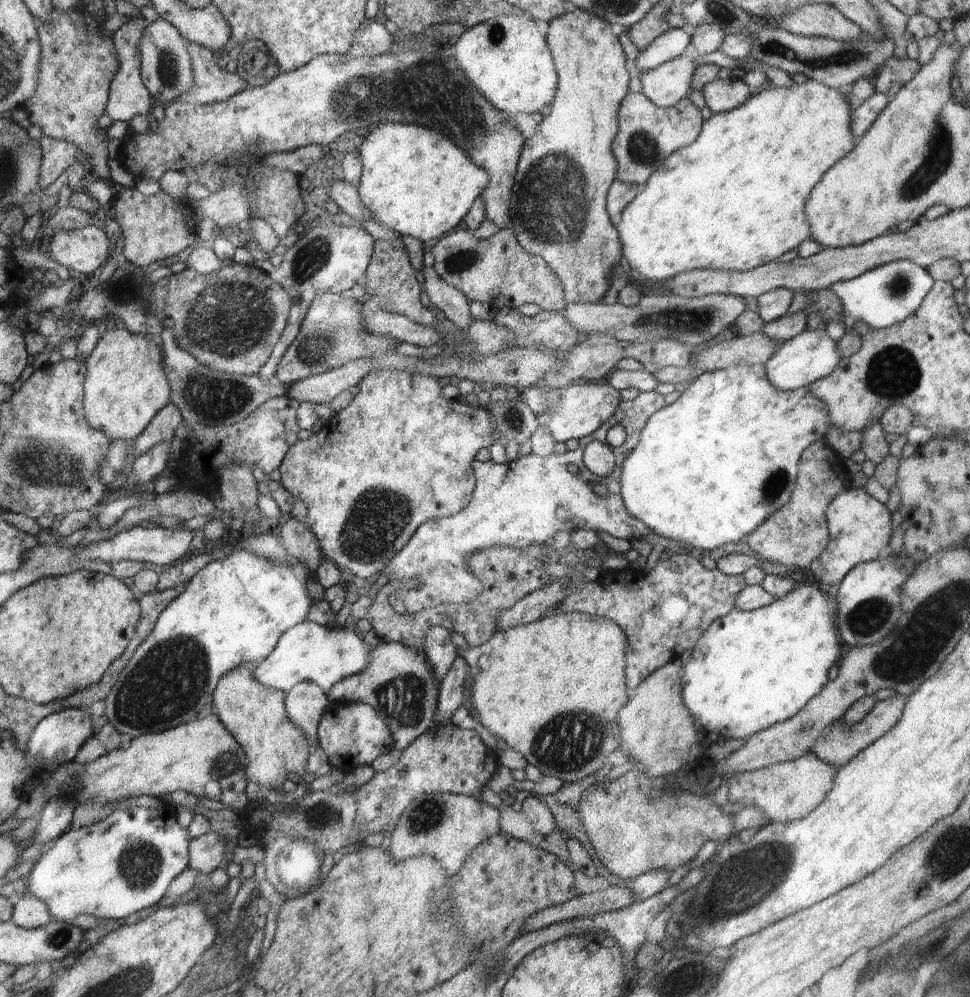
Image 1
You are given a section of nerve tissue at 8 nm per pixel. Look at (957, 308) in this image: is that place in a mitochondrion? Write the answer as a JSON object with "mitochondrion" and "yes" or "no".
{"mitochondrion":"no"}

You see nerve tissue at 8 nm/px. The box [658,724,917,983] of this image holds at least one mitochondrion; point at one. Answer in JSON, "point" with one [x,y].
{"point":[744,880]}

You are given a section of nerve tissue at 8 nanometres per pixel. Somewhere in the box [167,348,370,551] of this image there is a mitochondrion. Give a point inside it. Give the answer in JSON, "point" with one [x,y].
{"point":[214,399]}

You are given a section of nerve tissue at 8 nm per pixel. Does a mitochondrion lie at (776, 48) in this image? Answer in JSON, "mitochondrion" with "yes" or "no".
{"mitochondrion":"yes"}

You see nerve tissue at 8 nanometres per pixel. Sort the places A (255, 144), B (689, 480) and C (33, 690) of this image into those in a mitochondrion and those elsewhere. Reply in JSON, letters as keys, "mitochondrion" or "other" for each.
{"A":"mitochondrion","B":"other","C":"other"}

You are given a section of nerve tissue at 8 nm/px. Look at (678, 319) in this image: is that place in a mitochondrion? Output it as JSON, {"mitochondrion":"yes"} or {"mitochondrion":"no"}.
{"mitochondrion":"yes"}

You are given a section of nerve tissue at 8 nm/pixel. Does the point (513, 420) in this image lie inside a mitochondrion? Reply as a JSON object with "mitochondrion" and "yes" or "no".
{"mitochondrion":"yes"}

